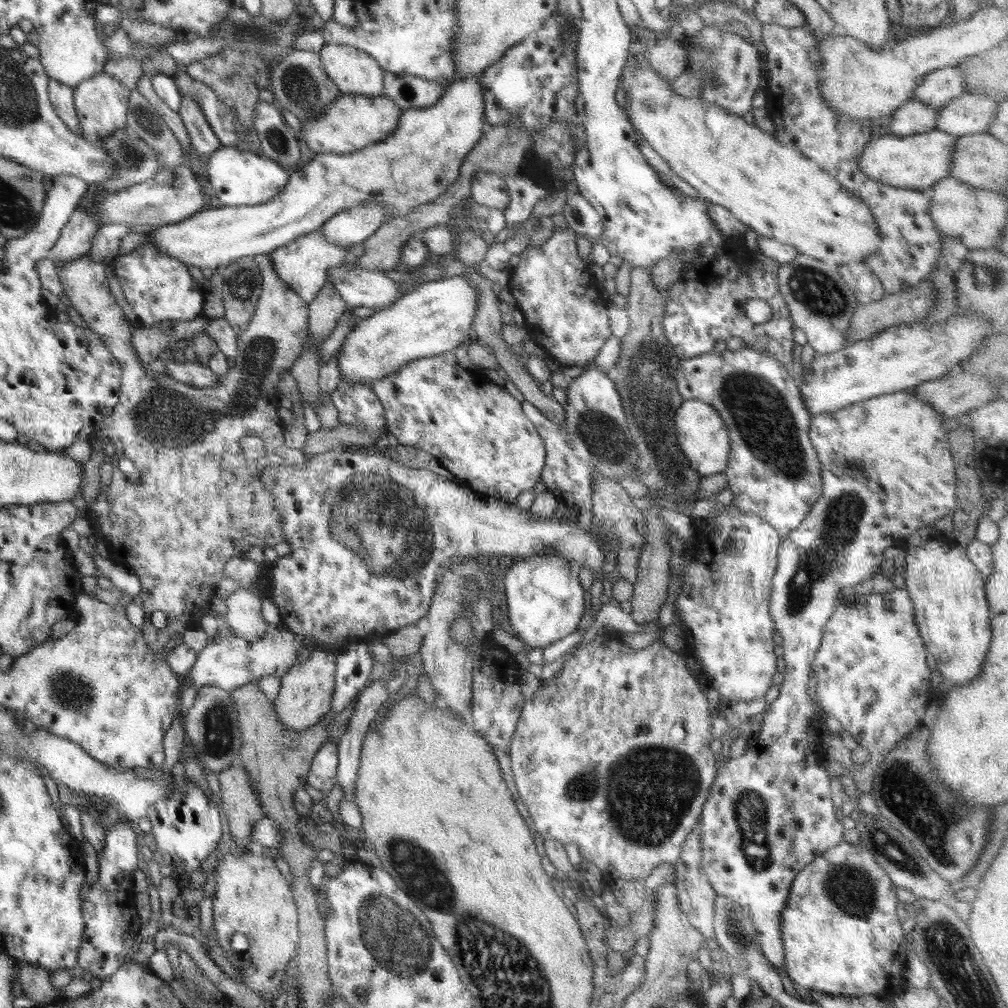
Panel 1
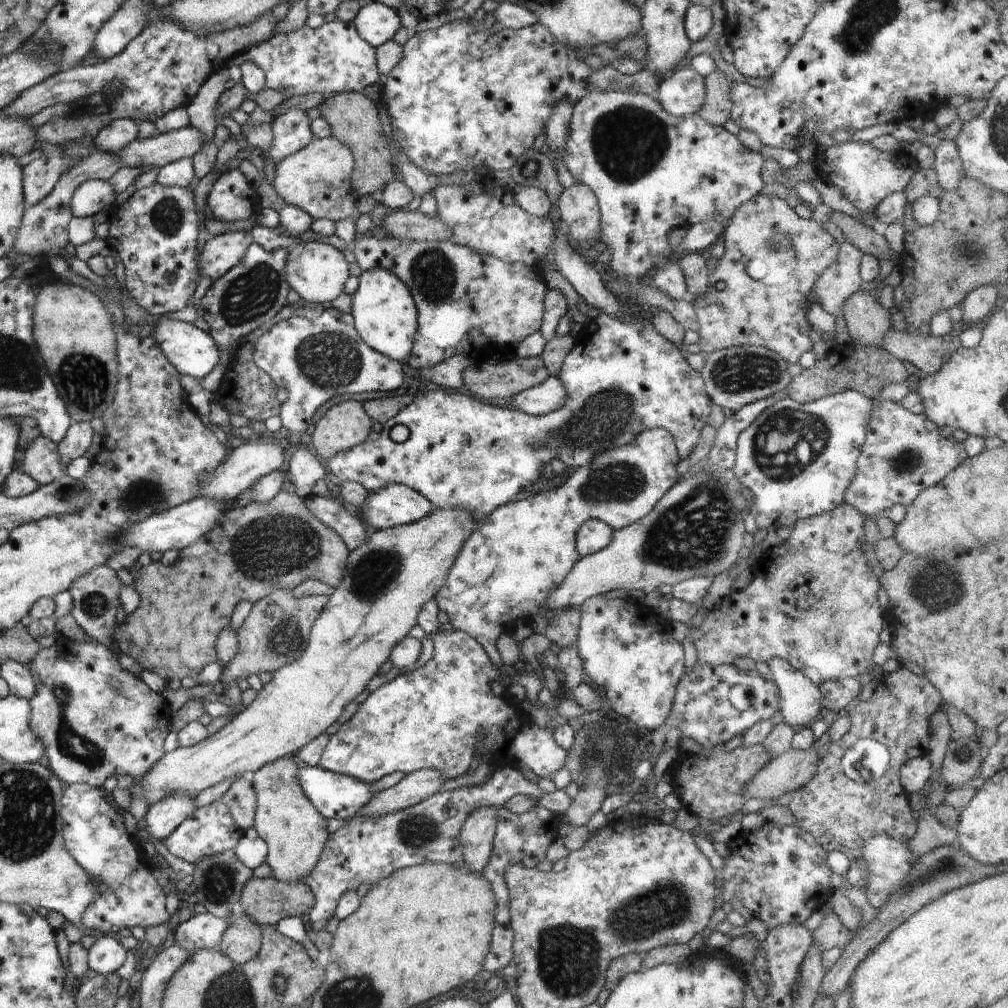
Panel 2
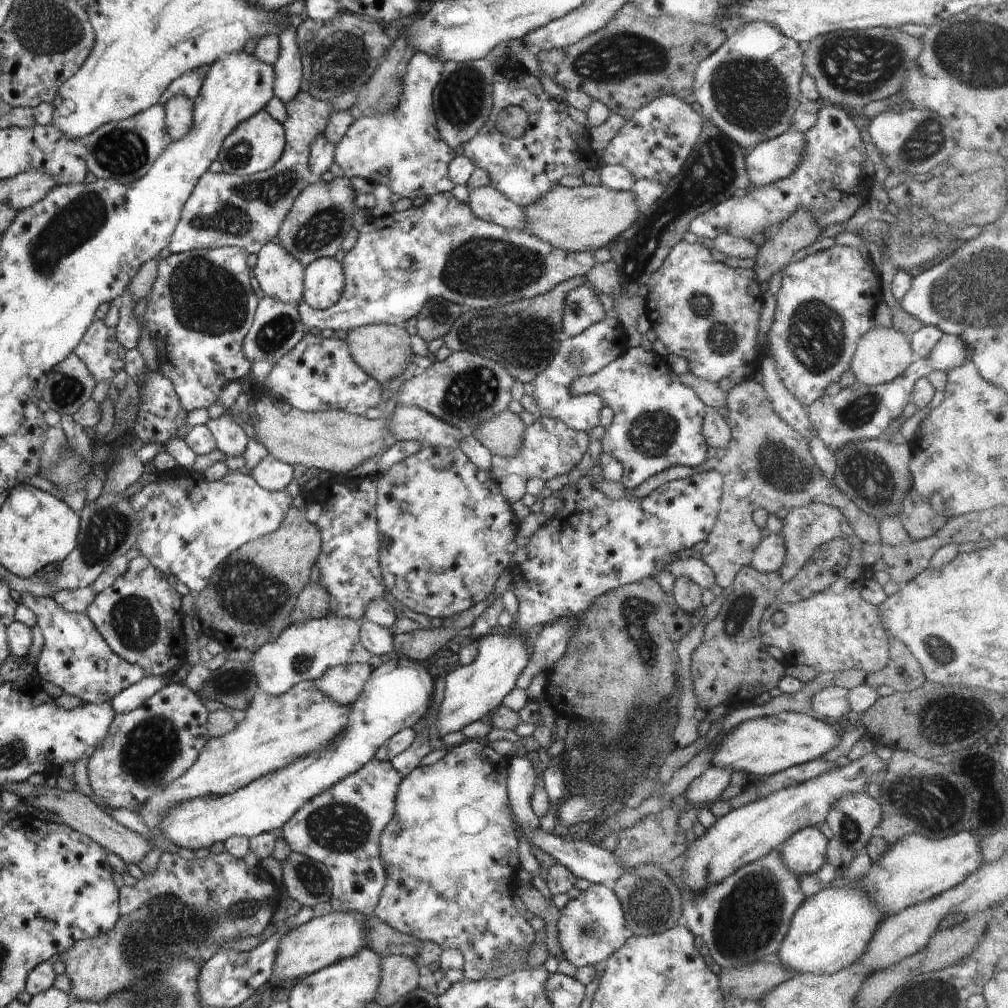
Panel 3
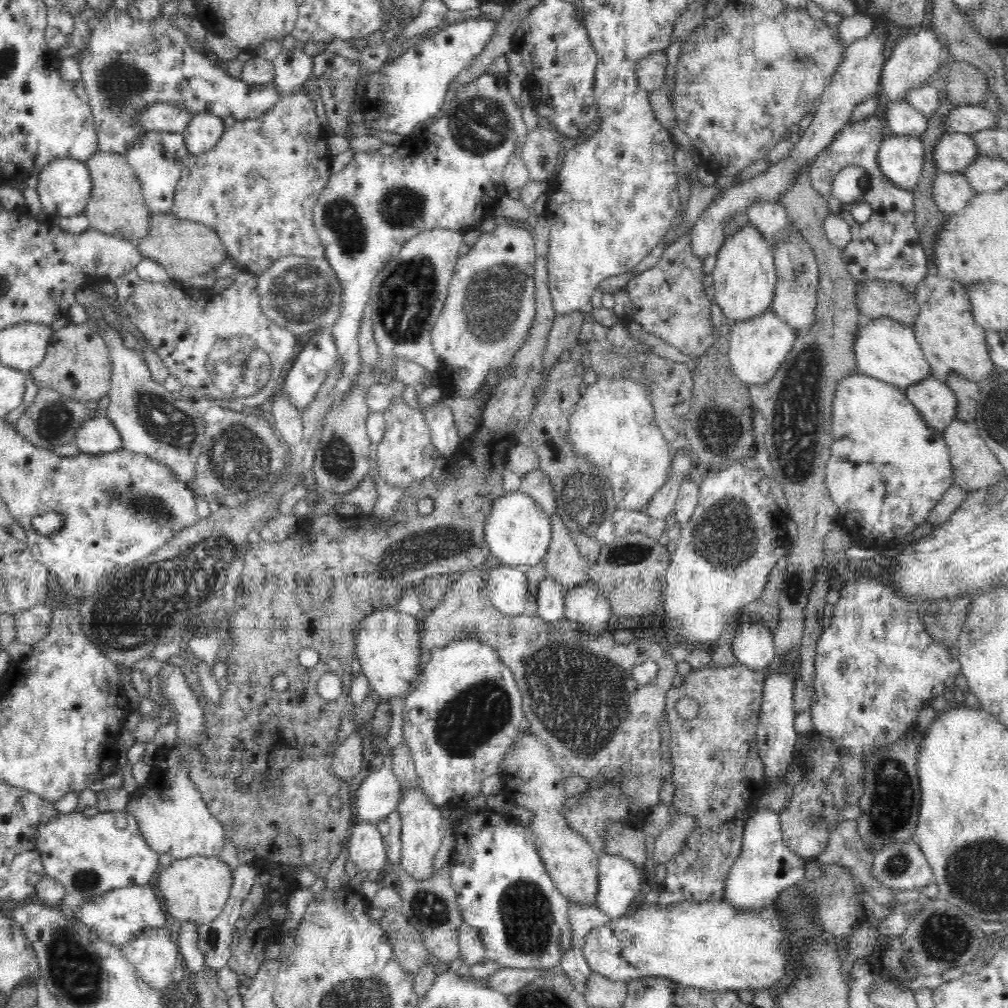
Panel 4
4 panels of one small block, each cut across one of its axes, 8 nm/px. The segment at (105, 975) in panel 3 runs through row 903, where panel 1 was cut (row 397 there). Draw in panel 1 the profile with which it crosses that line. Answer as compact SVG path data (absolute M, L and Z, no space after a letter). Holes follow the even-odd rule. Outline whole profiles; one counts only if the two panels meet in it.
M258 253L253 255L254 262L260 266L260 272L262 272L263 278L263 289L259 302L257 303L257 308L249 326L244 330L244 333L237 336L237 356L236 366L234 368L229 368L229 372L220 376L216 386L209 387L194 387L190 384L184 384L184 382L178 382L178 380L164 375L159 374L155 378L149 378L146 376L145 367L143 362L140 362L139 358L135 356L135 349L132 348L131 336L132 336L132 326L128 326L126 322L126 316L122 312L122 308L116 304L116 298L114 294L110 292L108 288L108 282L106 282L106 263L95 261L91 259L91 256L86 254L82 257L76 257L68 263L60 263L57 267L57 272L62 279L63 287L66 289L67 297L72 303L72 307L78 311L82 316L82 319L86 321L88 327L95 333L98 333L104 340L104 345L106 345L111 352L114 354L116 360L124 370L124 380L123 380L123 391L120 395L120 402L118 406L115 407L115 411L112 412L107 419L104 419L104 434L110 439L110 443L116 448L114 454L110 457L112 464L112 479L107 489L100 489L99 494L95 498L94 502L90 504L89 507L89 521L93 528L100 530L102 538L109 552L109 558L115 561L118 565L128 568L138 576L140 581L140 600L144 605L144 611L147 614L147 620L141 626L144 631L144 636L146 637L147 643L156 652L162 652L165 644L170 640L176 633L183 633L189 628L190 625L197 625L201 618L209 614L210 605L213 602L214 589L216 588L216 583L220 582L224 578L224 566L233 556L242 555L252 548L264 549L266 546L276 546L280 542L284 542L284 531L282 531L282 523L280 523L280 513L276 510L276 497L272 496L270 491L264 489L264 483L260 481L260 474L262 470L266 468L266 465L272 464L294 464L297 466L302 466L304 464L305 456L300 449L289 448L285 446L284 436L284 426L278 418L278 406L279 397L277 393L277 384L280 380L280 376L295 364L295 361L299 358L302 352L303 346L308 340L309 335L309 315L308 308L309 303L302 301L301 297L290 287L286 281L282 281L278 277L278 273L274 271L272 267L272 257L270 253L262 254ZM249 435L260 436L264 441L265 456L260 461L245 460L243 452L239 441ZM120 458L129 458L134 463L134 466L140 471L141 477L138 484L131 482L131 479L124 475L120 469L118 469L118 460ZM155 610L162 610L167 616L167 625L164 628L156 628L156 626L151 623L151 615Z

